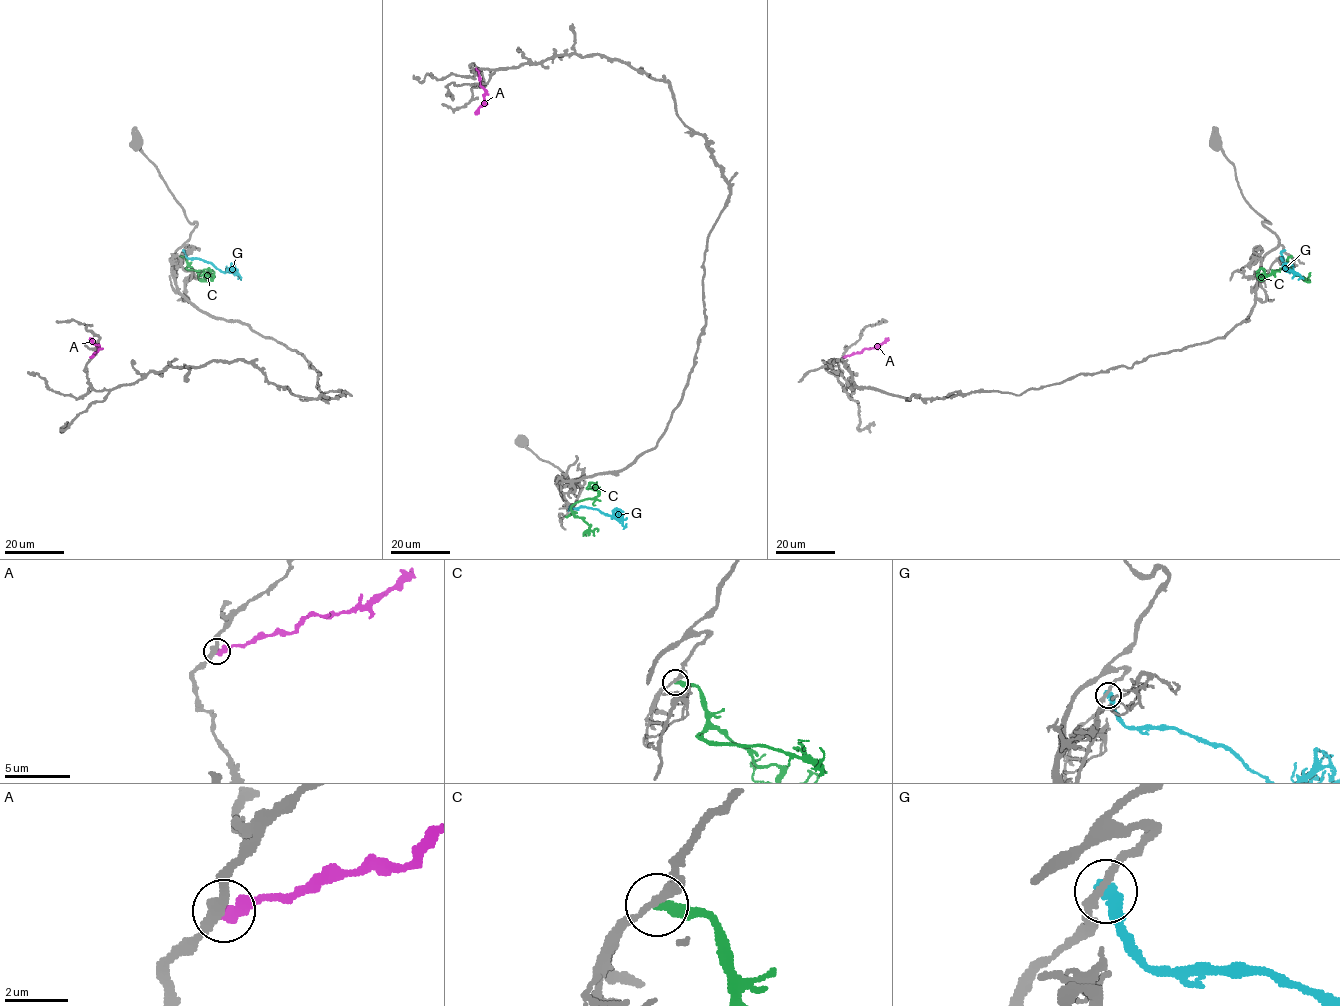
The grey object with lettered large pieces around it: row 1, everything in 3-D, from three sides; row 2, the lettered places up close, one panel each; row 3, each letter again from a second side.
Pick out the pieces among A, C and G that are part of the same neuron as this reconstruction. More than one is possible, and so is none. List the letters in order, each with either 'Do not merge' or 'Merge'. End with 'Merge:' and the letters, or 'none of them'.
A: Do not merge
C: Do not merge
G: Do not merge
Merge: none of them

